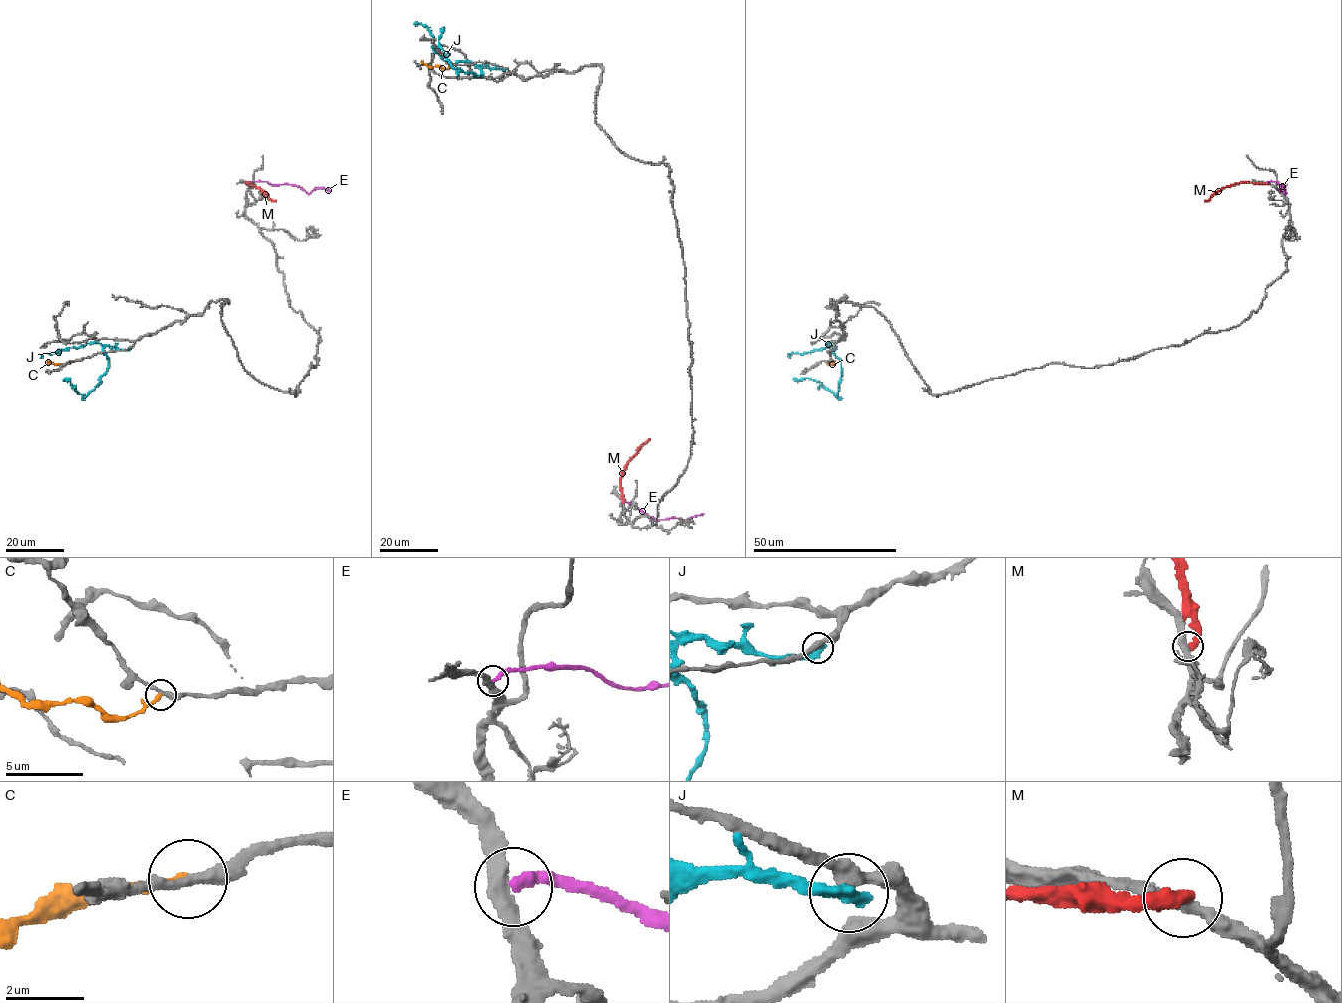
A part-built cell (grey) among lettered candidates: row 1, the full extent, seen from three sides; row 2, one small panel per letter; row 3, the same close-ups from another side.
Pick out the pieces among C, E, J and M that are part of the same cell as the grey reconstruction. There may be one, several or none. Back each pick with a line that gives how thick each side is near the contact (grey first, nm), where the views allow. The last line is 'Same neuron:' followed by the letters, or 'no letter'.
Same neuron: no letter

